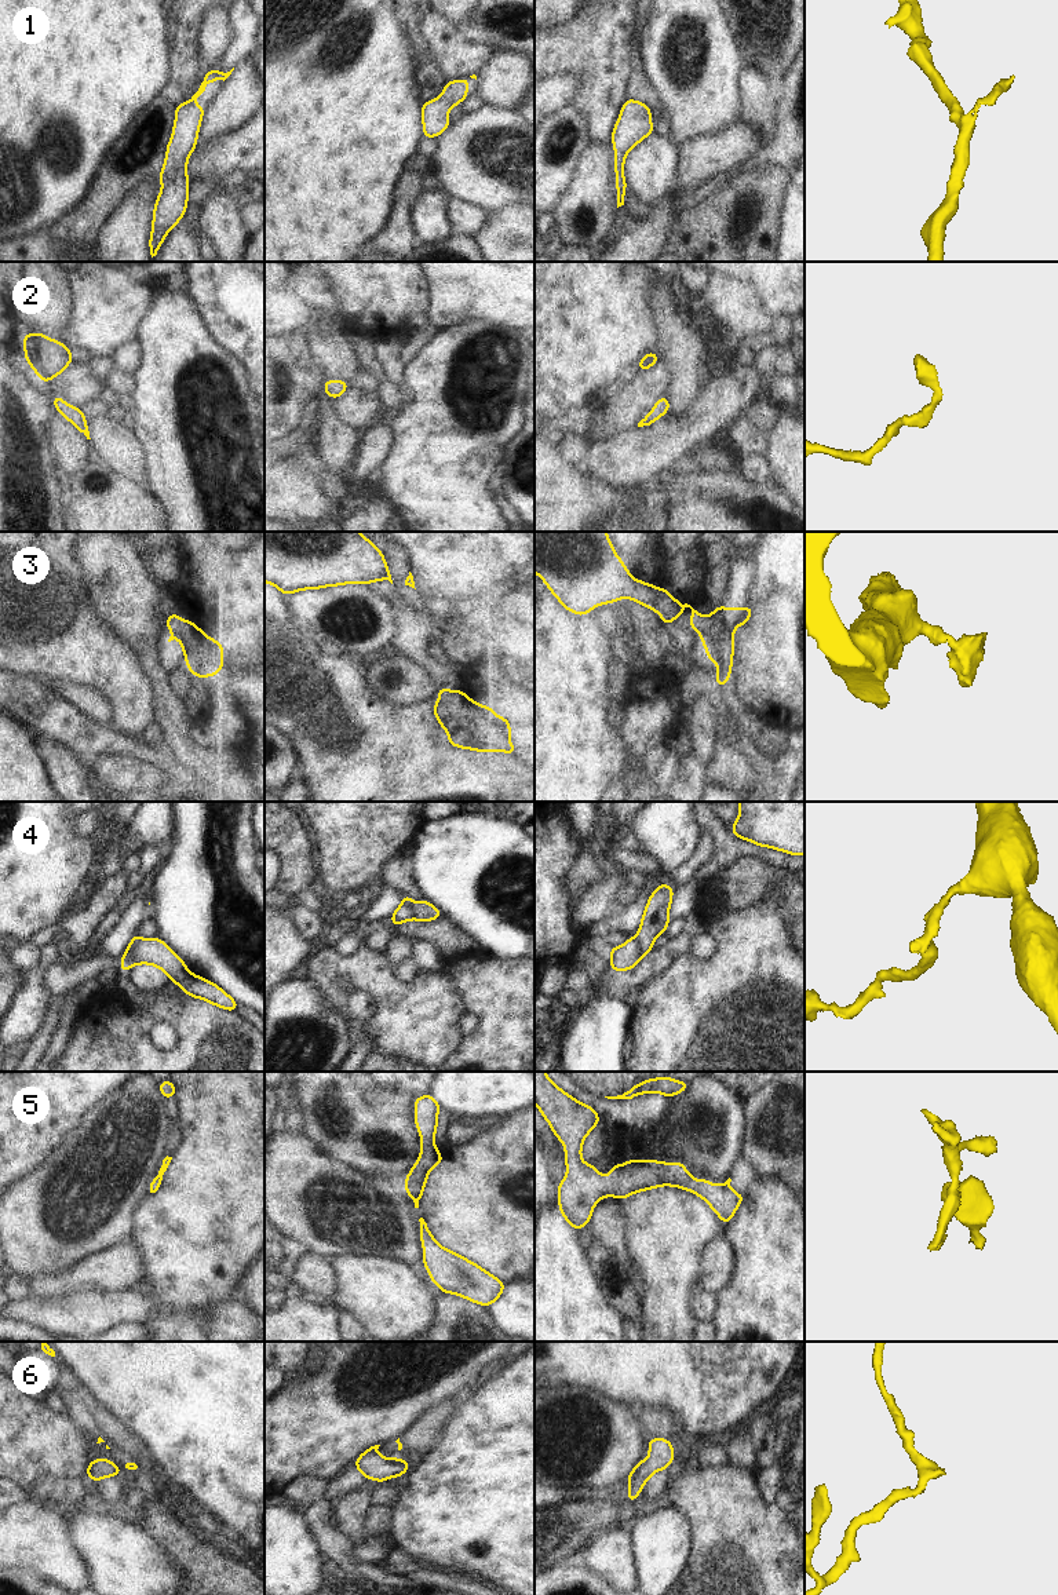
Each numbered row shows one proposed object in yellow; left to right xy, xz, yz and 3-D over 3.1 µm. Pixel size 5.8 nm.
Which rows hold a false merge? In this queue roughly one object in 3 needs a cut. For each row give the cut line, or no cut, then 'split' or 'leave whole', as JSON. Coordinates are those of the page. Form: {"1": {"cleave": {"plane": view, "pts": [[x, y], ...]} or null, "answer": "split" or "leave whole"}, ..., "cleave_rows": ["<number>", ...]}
{"1": {"cleave": null, "answer": "leave whole"}, "2": {"cleave": null, "answer": "leave whole"}, "3": {"cleave": null, "answer": "leave whole"}, "4": {"cleave": {"plane": "xz", "pts": [[402, 902], [412, 909], [413, 918]]}, "answer": "split"}, "5": {"cleave": null, "answer": "leave whole"}, "6": {"cleave": null, "answer": "leave whole"}, "cleave_rows": ["4"]}

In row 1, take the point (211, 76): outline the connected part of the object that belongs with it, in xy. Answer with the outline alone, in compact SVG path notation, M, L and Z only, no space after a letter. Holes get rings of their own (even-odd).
M234 67L223 73L209 69L203 77L198 91L186 102L178 103L175 110L175 124L172 136L167 145L164 167L158 175L163 185L153 209L152 236L149 248L152 258L157 255L165 236L183 219L189 200L187 161L191 152L197 147L197 135L205 107L194 101L205 91L208 83L226 80Z

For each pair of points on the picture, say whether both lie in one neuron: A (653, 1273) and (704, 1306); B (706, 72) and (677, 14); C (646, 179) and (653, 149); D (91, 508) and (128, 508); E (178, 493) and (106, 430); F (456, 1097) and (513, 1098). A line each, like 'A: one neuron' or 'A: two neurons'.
A: two neurons
B: one neuron
C: one neuron
D: one neuron
E: two neurons
F: one neuron

